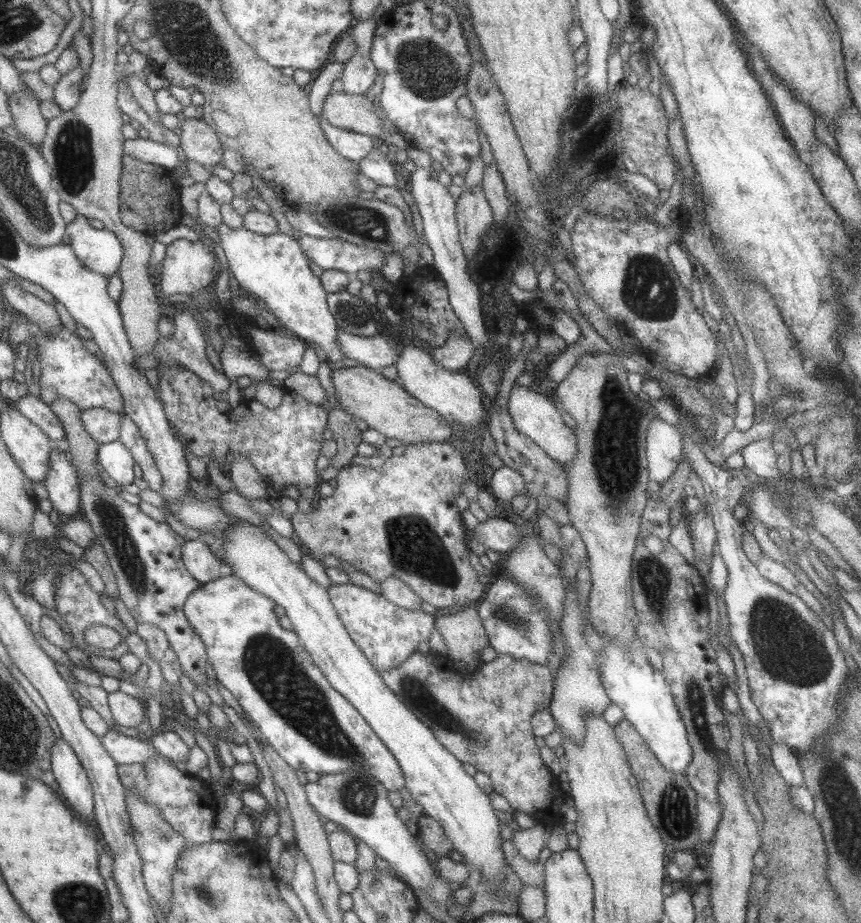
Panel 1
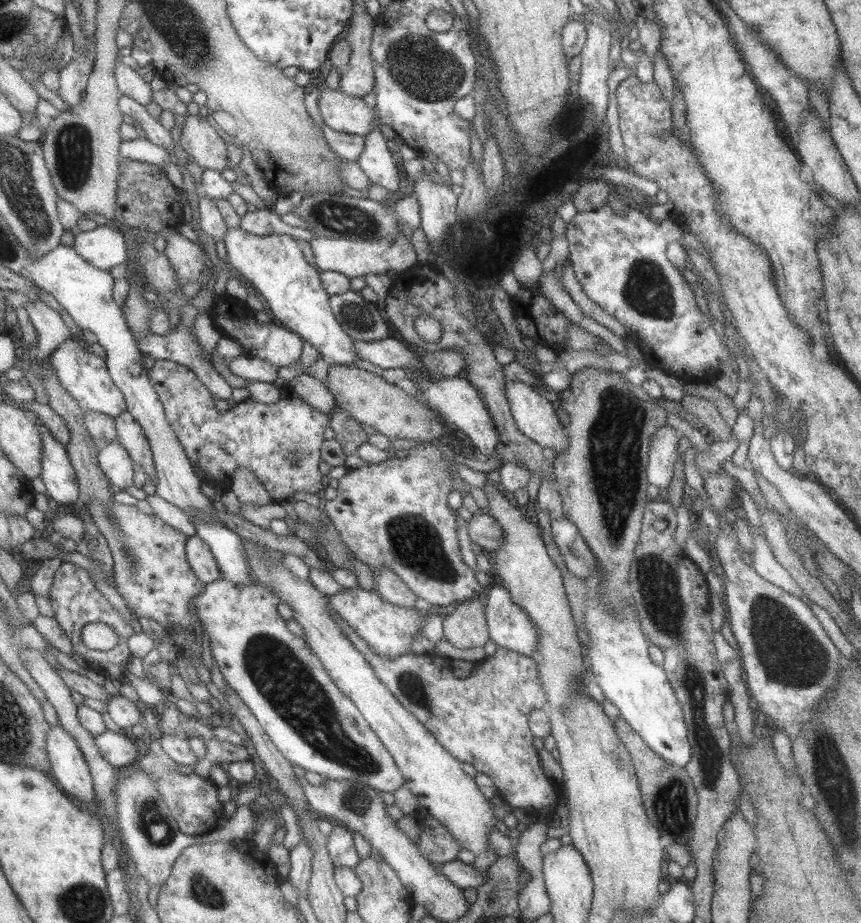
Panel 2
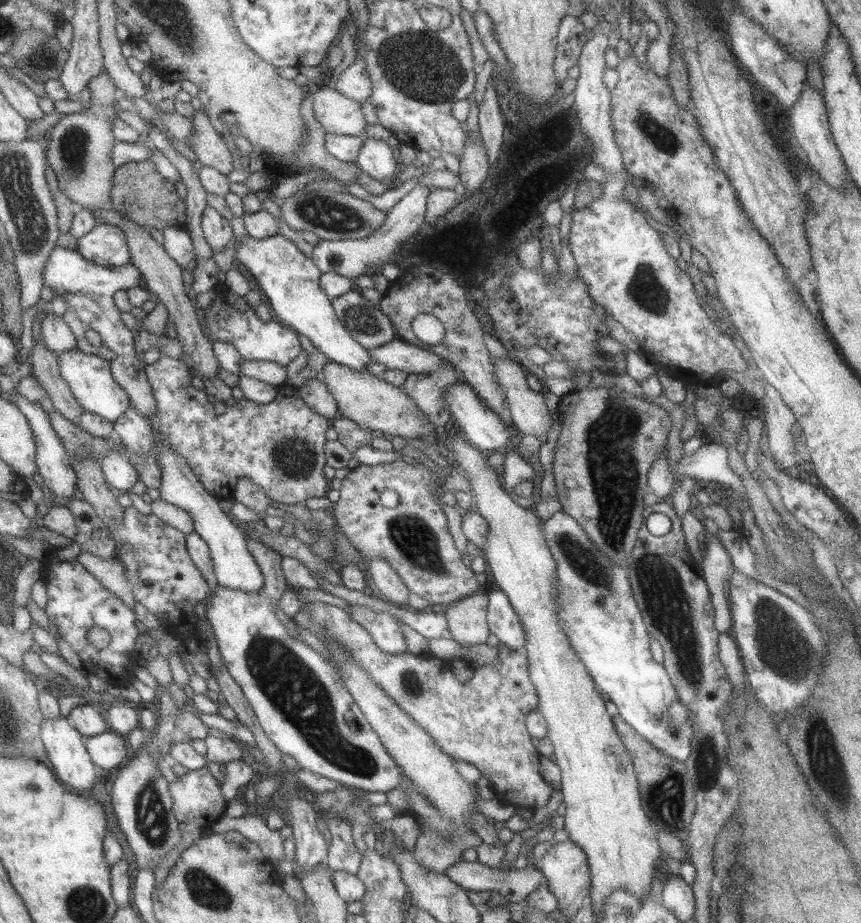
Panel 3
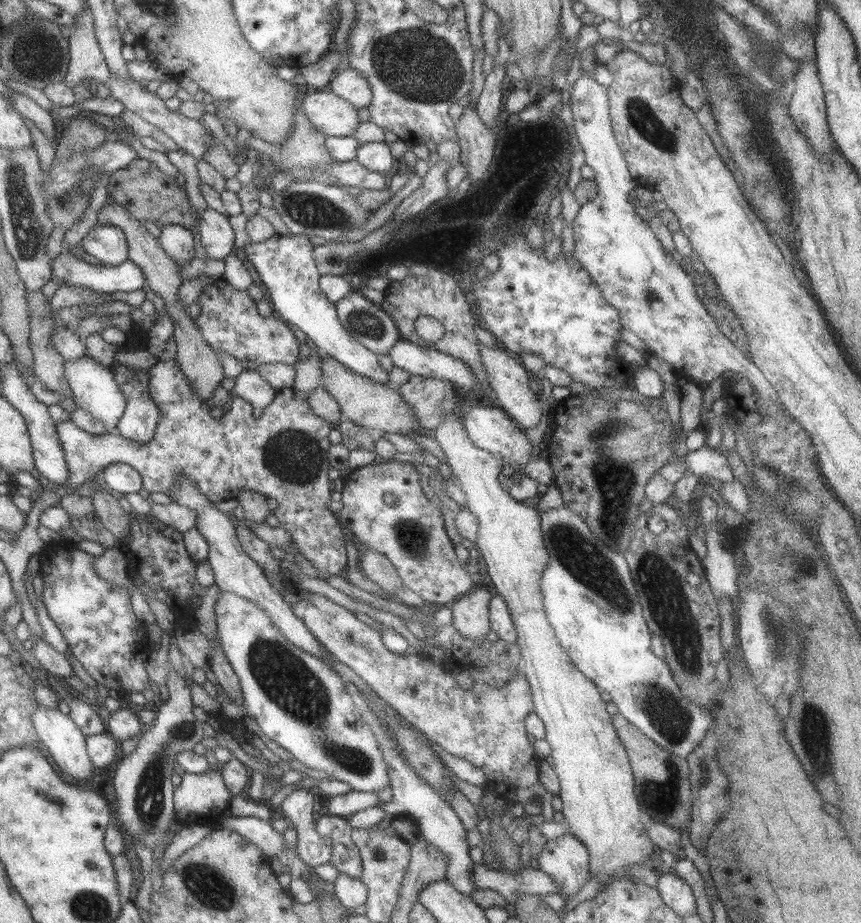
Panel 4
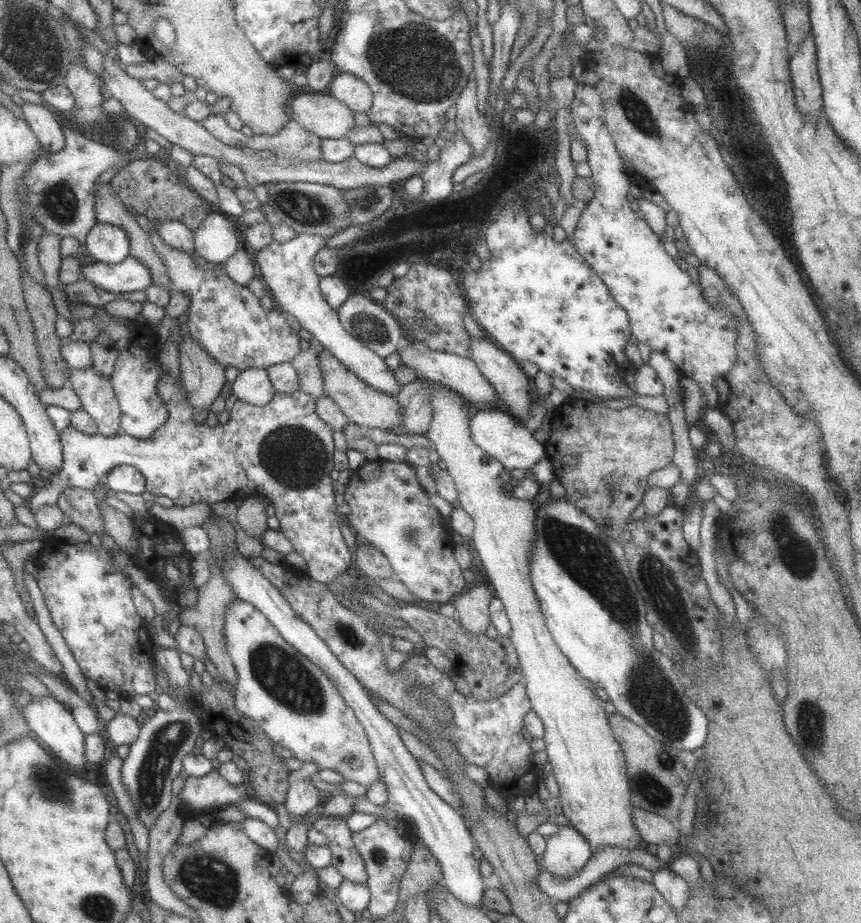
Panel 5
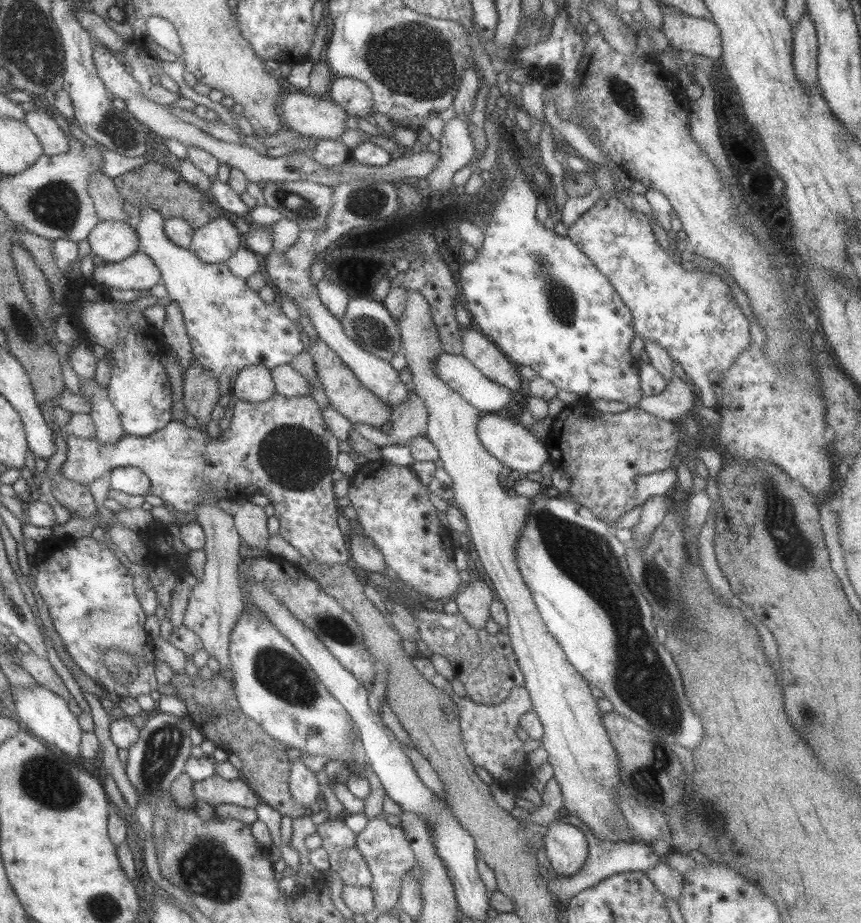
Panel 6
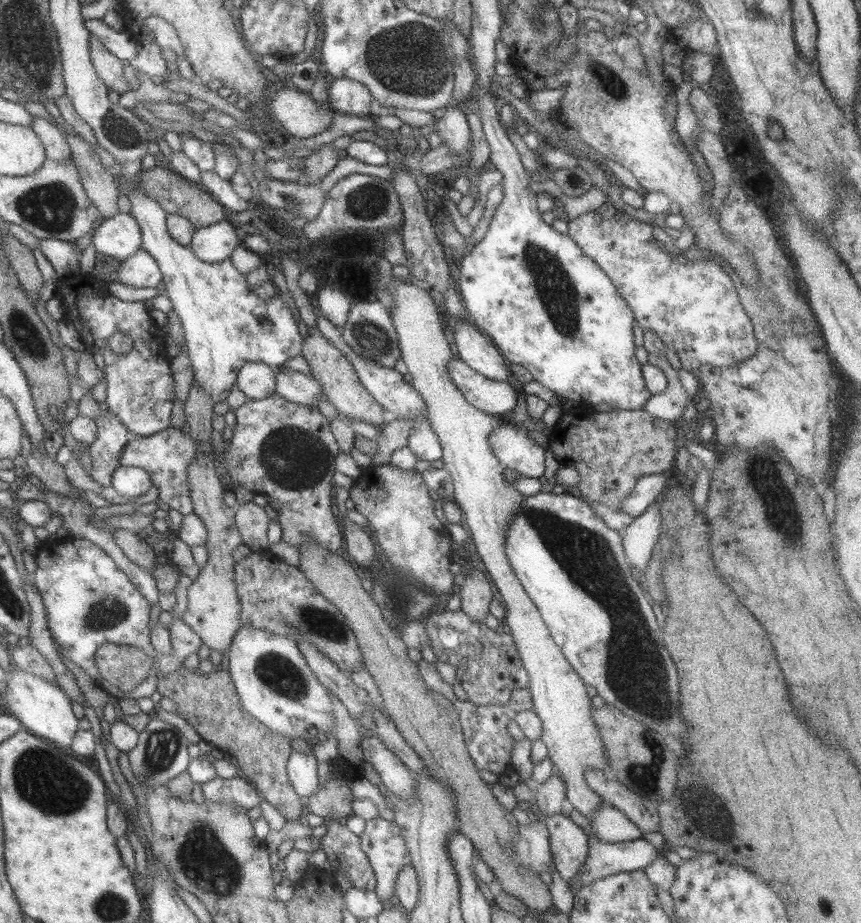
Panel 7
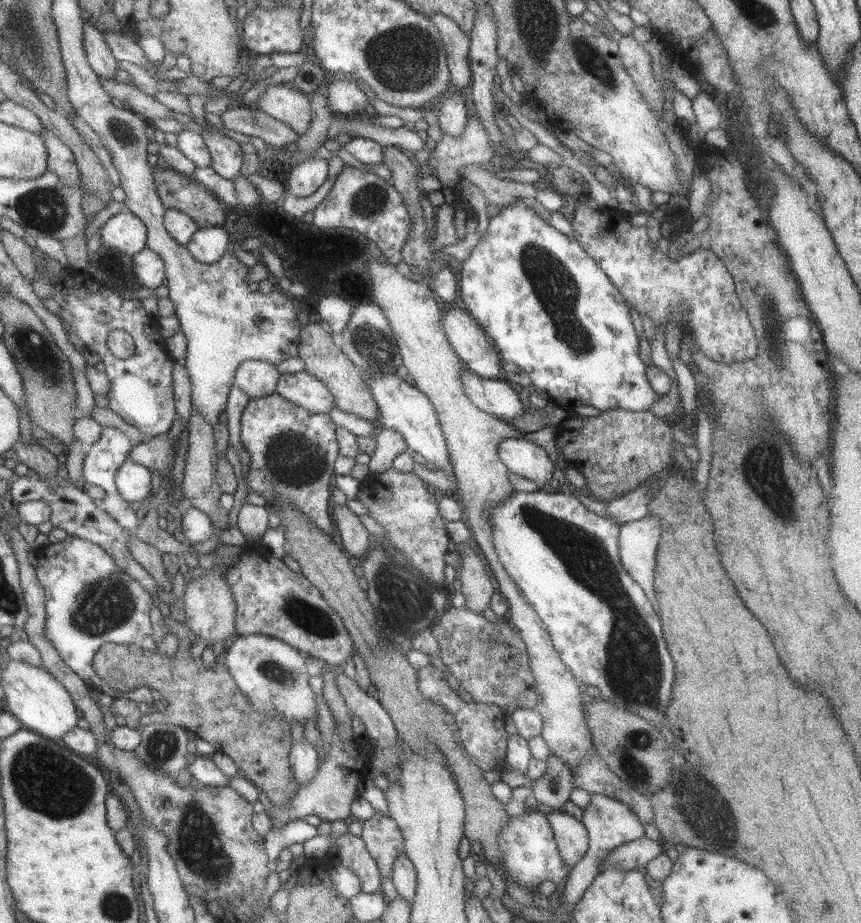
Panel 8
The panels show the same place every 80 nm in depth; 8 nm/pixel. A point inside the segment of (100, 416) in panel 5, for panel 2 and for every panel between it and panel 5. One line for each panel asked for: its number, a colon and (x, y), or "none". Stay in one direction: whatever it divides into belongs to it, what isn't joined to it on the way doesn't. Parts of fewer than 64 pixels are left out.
2: (84, 375)
3: (88, 377)
4: (93, 387)

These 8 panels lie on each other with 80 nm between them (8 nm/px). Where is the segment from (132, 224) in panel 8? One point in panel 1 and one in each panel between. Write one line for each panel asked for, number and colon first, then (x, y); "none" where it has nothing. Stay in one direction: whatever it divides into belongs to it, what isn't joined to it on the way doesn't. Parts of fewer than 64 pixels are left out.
1: (98, 250)
2: (103, 247)
3: (105, 245)
4: (105, 244)
5: (107, 243)
6: (112, 241)
7: (119, 237)

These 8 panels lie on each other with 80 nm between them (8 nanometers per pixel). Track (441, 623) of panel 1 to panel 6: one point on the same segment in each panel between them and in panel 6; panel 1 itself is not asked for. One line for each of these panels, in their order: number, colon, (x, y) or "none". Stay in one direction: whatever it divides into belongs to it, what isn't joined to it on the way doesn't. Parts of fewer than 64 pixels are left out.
2: (464, 627)
3: (466, 619)
4: (469, 614)
5: (471, 605)
6: (473, 598)

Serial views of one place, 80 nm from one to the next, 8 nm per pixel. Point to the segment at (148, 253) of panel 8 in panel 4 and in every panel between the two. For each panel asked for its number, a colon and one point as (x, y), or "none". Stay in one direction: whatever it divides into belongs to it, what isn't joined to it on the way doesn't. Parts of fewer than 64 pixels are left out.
4: (67, 268)
5: (129, 275)
6: (136, 272)
7: (140, 270)

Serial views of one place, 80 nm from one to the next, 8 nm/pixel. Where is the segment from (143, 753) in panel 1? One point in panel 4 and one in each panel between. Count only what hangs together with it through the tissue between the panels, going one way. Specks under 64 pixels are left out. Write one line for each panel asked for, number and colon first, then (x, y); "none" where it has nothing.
2: (119, 750)
3: (108, 750)
4: (103, 749)

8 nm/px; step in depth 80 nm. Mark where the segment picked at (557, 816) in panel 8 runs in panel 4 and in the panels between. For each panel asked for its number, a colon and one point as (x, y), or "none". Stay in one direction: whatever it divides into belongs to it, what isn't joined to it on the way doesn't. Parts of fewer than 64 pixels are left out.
4: (565, 859)
5: (566, 852)
6: (566, 847)
7: (568, 844)

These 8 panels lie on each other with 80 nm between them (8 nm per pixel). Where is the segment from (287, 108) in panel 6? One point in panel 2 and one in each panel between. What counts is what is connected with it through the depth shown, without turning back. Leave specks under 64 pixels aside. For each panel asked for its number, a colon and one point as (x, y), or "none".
2: (343, 113)
3: (336, 114)
4: (329, 114)
5: (319, 113)

